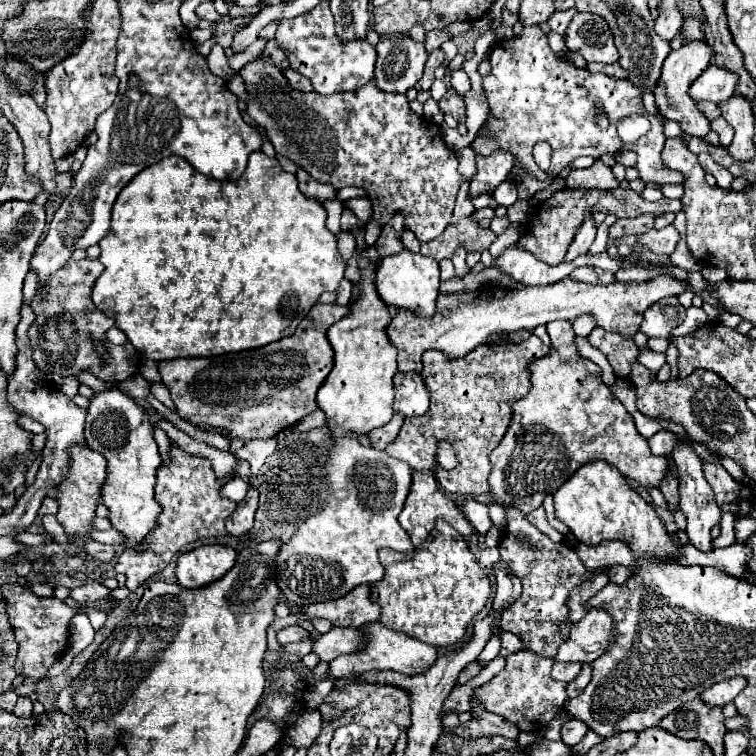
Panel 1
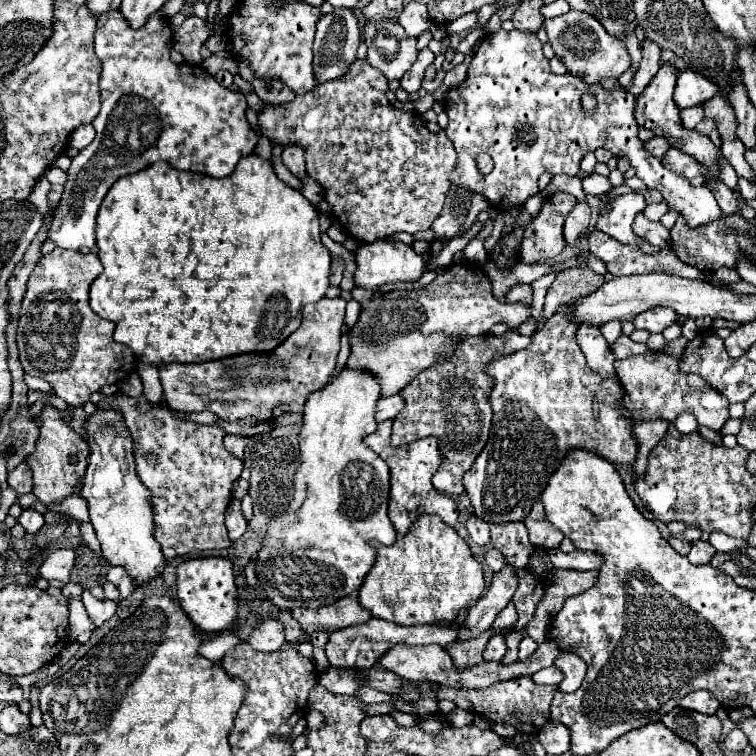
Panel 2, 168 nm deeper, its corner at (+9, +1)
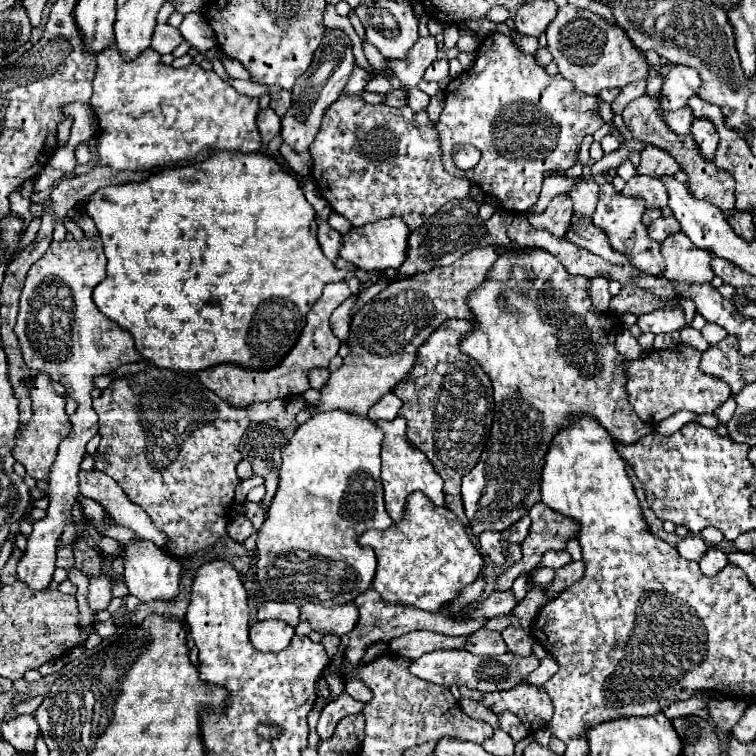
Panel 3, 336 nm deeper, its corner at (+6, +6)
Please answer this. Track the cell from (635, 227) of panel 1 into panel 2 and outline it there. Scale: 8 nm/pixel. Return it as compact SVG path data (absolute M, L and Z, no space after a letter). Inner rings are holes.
M644 214L636 216L634 220L634 234L650 242L652 246L668 246L668 230L660 222L650 222L644 218Z

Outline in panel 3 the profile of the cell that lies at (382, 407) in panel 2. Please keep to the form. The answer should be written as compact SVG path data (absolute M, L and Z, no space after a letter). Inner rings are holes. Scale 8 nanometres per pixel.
M387 393L387 395L383 395L383 399L379 403L375 403L375 407L369 409L367 417L373 421L379 421L379 419L391 421L397 417L401 407L403 407L403 401L395 393Z

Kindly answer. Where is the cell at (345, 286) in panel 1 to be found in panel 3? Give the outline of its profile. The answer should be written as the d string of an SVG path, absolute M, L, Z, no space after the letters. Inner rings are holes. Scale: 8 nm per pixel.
M317 221L317 225L319 225L317 239L319 239L319 245L321 245L325 257L329 261L337 261L339 259L339 247L343 245L341 233L337 233L335 229L331 229L325 221Z

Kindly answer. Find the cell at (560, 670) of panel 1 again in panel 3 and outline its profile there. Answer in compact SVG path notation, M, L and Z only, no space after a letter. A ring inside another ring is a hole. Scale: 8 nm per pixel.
M547 655L547 657L541 661L541 665L527 677L527 683L531 683L531 685L543 685L543 683L545 683L547 679L551 679L557 671L559 671L559 667L557 667L555 659L551 659L551 655Z

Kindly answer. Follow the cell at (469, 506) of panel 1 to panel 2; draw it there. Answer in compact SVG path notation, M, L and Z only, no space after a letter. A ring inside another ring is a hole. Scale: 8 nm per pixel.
M472 516L472 518L466 522L466 528L468 528L470 538L472 538L478 546L488 546L488 544L490 544L490 528L488 528L488 524L484 524L484 520Z

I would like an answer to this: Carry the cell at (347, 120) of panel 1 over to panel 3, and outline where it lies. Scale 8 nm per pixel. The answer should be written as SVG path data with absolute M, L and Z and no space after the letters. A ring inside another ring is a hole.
M341 93L339 99L325 111L319 133L311 145L313 169L311 175L329 201L331 209L351 221L353 227L363 227L367 223L401 217L411 231L419 229L431 215L435 215L447 201L469 197L471 183L465 179L451 177L445 173L441 161L439 131L429 121L427 111L413 111L411 107L389 107L389 105L369 105L361 93Z

